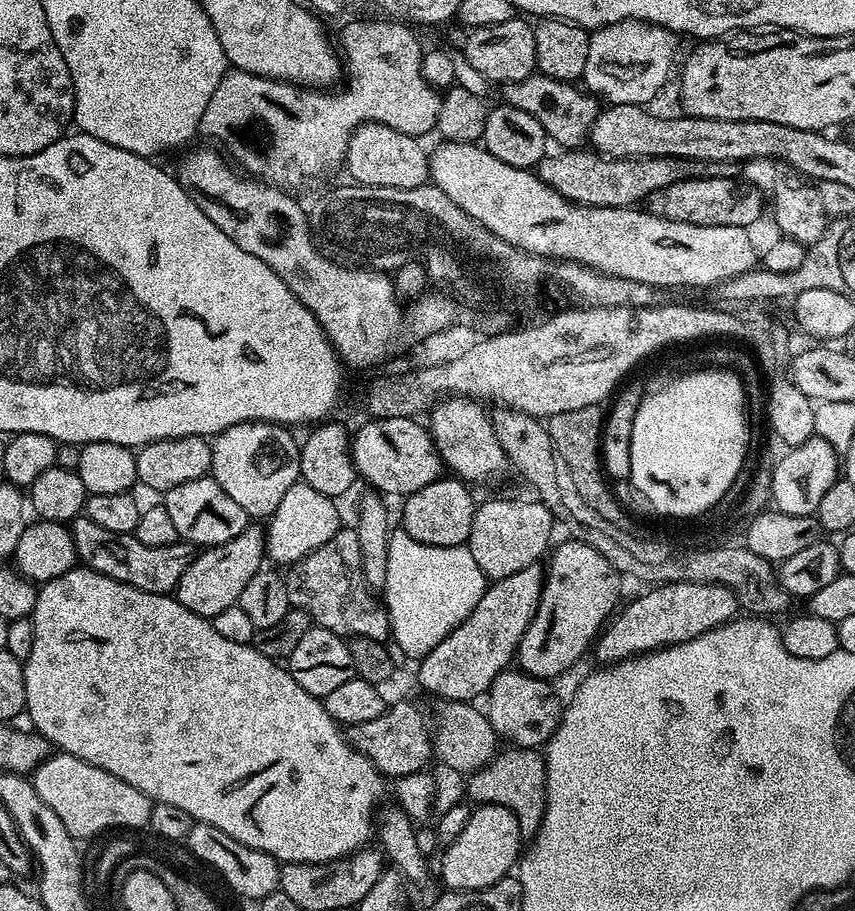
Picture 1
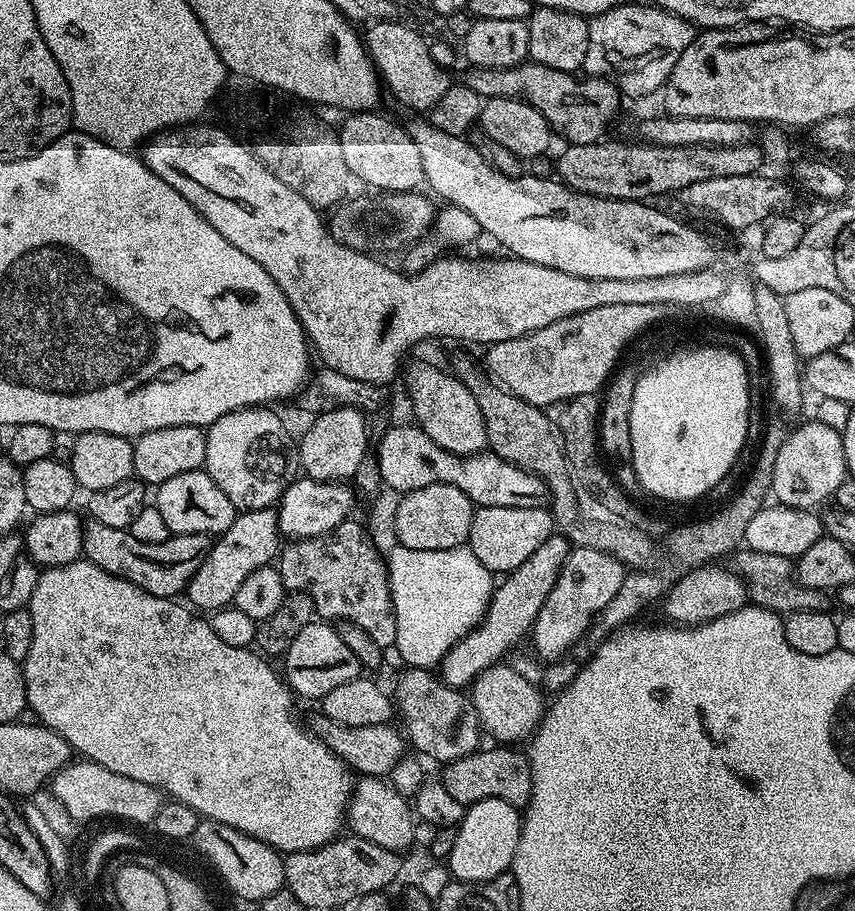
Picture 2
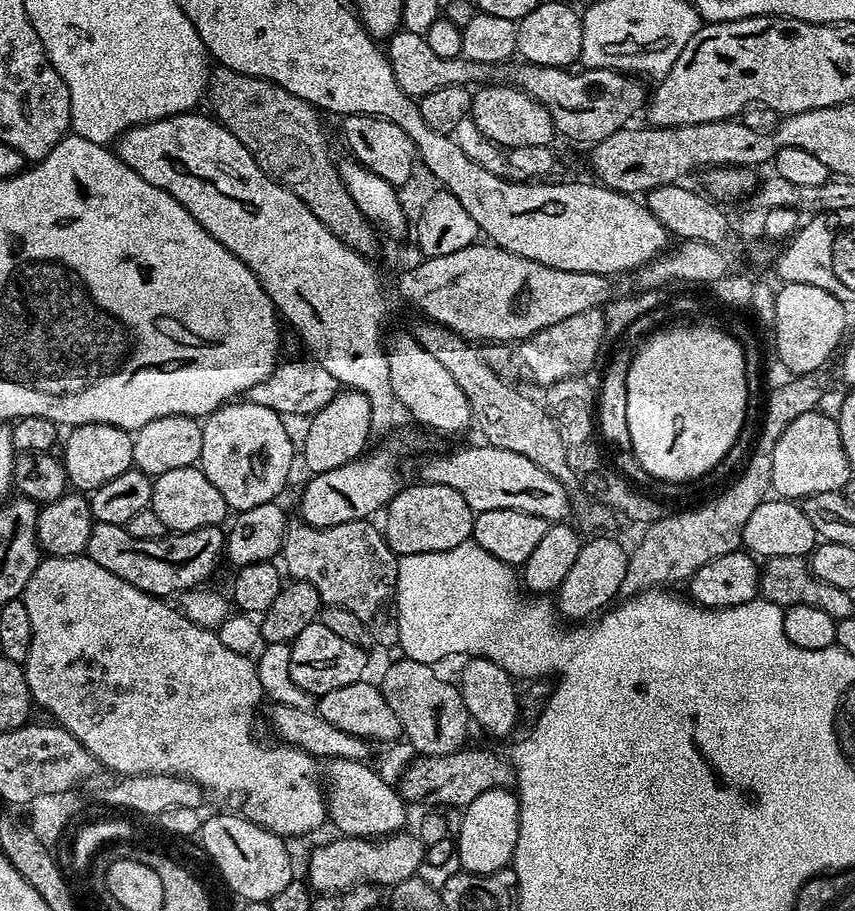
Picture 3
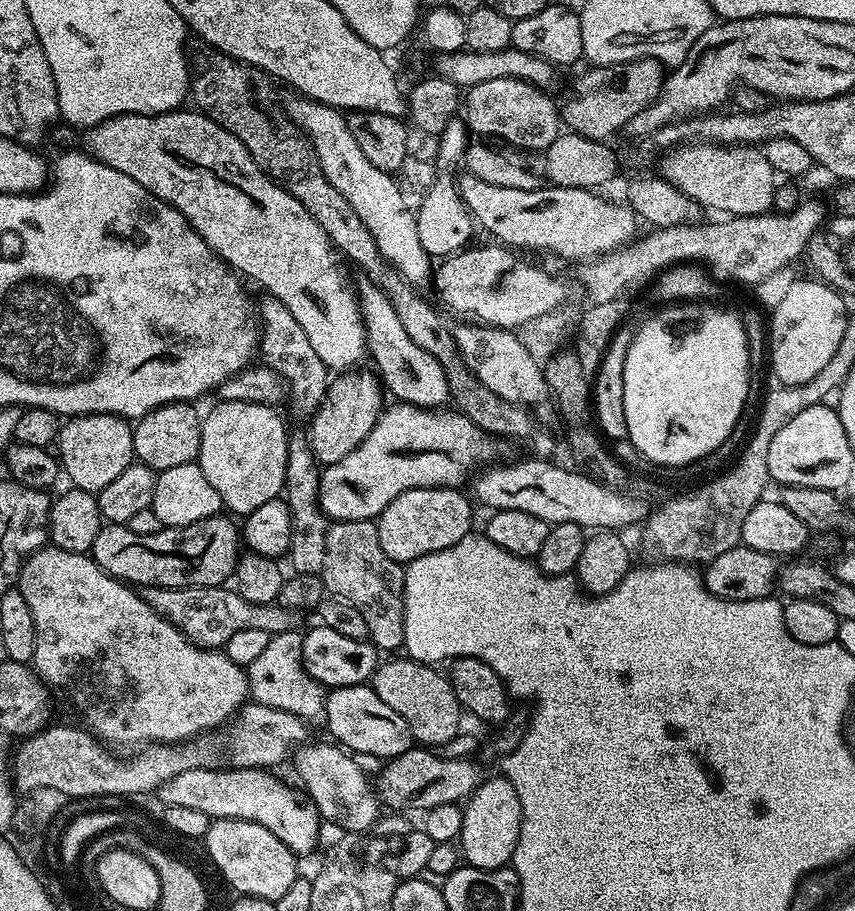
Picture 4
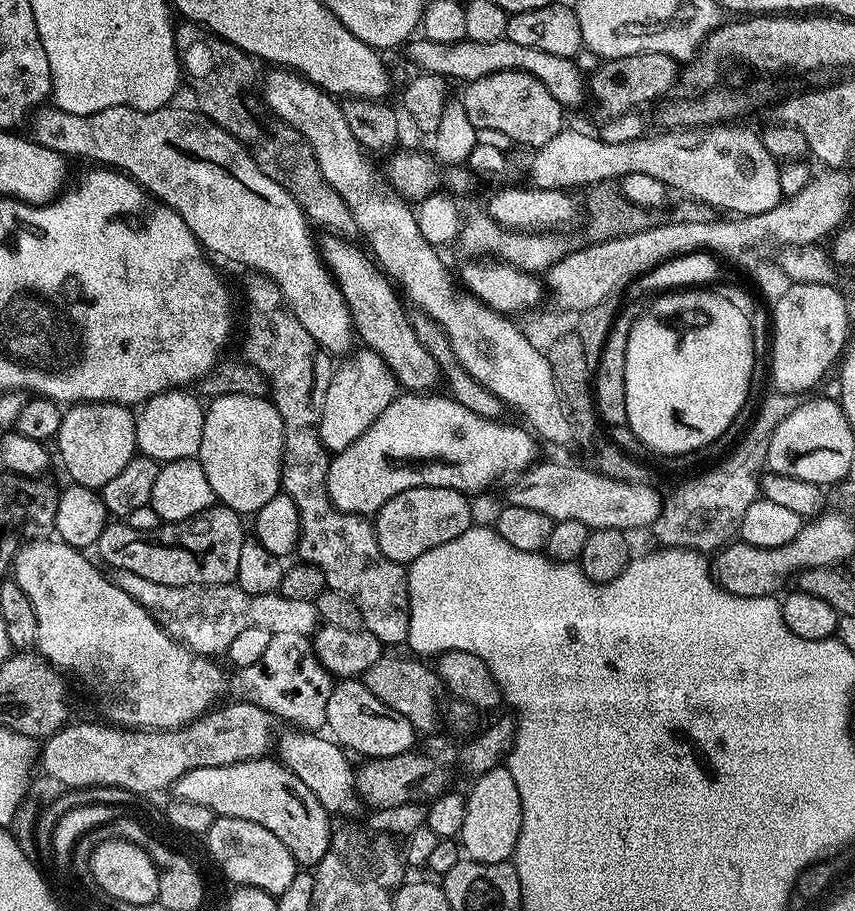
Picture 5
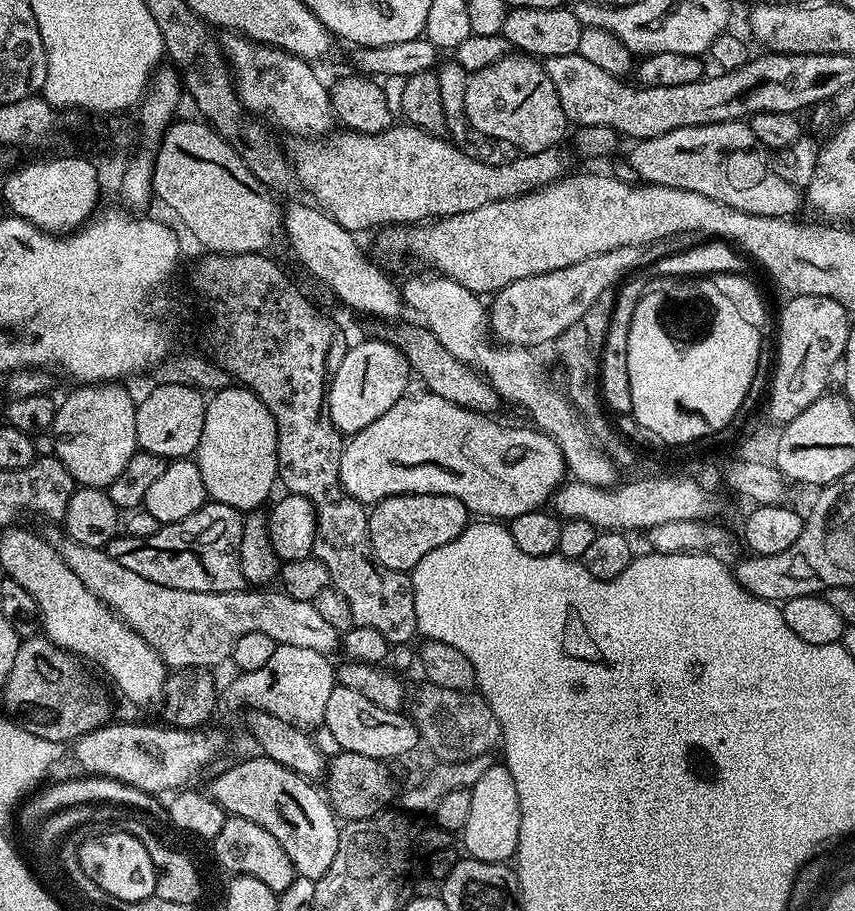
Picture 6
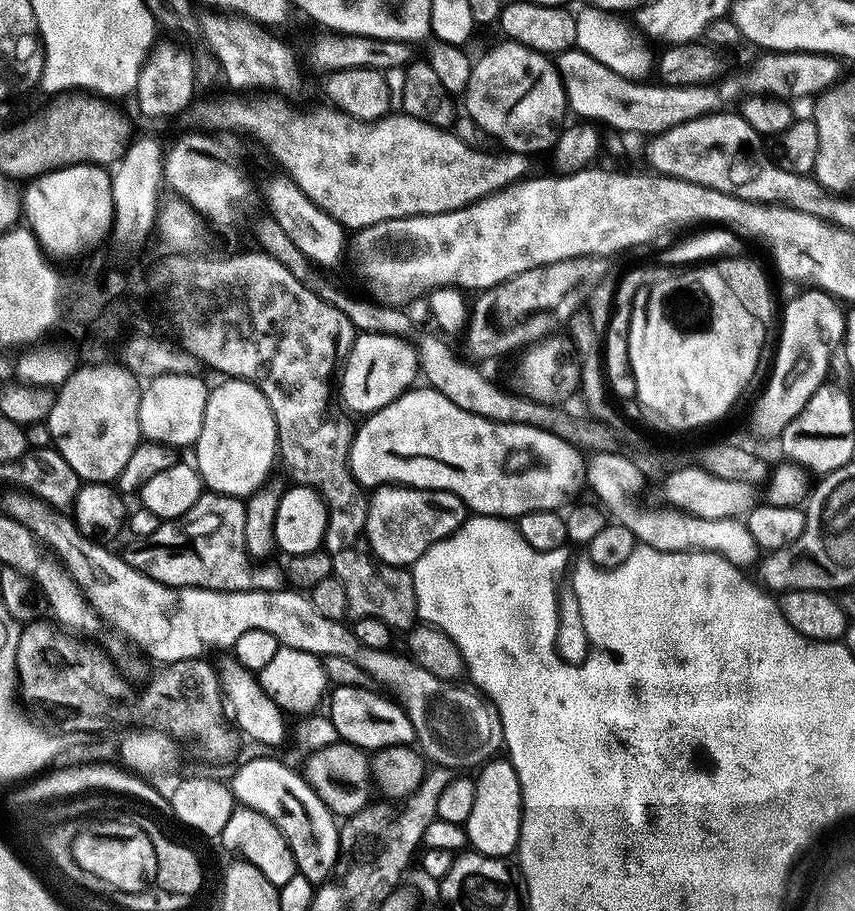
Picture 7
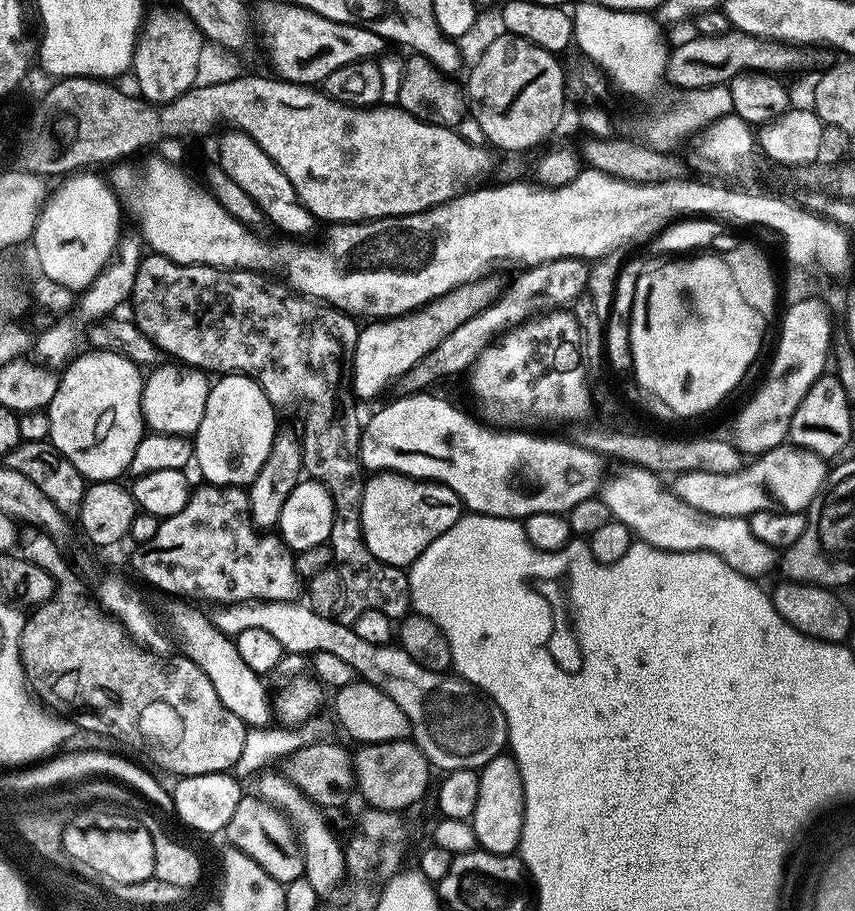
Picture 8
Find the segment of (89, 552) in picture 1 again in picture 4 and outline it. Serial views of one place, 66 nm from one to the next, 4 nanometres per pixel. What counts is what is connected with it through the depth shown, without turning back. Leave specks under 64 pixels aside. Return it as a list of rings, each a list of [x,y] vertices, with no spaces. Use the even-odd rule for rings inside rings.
[[[217,514],[210,518],[202,518],[202,522],[194,522],[185,528],[165,528],[161,526],[154,534],[134,534],[128,529],[127,524],[109,524],[105,523],[101,527],[98,538],[94,538],[94,546],[91,550],[91,557],[103,572],[109,572],[115,580],[123,580],[132,586],[139,586],[141,589],[146,588],[219,588],[227,585],[233,579],[236,571],[236,561],[242,552],[242,536],[236,528],[227,520],[229,517],[224,514]]]

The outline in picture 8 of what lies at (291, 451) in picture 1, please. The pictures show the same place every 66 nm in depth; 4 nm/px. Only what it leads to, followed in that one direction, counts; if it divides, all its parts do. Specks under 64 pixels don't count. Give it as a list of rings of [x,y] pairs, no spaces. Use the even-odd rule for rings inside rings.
[[[224,374],[220,380],[211,385],[208,389],[206,398],[206,414],[202,414],[202,422],[194,434],[194,464],[200,467],[200,472],[204,475],[203,479],[210,484],[221,486],[247,486],[262,470],[266,458],[270,454],[270,446],[274,442],[278,431],[276,424],[277,405],[266,398],[266,394],[248,376],[239,374]]]

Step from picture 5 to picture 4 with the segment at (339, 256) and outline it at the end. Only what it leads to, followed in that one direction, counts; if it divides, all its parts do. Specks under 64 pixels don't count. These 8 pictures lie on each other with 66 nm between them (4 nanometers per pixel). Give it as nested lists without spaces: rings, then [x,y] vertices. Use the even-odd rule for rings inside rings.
[[[360,279],[358,282],[355,281],[354,291],[360,302],[360,316],[364,320],[364,333],[368,339],[368,352],[370,353],[370,360],[372,356],[373,362],[376,363],[374,365],[375,371],[379,374],[387,391],[391,395],[393,392],[396,395],[395,399],[401,404],[413,404],[419,408],[435,409],[447,405],[450,400],[450,393],[446,382],[446,374],[442,374],[442,366],[438,366],[438,358],[432,357],[431,354],[426,354],[426,350],[422,350],[422,346],[417,346],[410,339],[410,334],[406,334],[406,329],[402,326],[402,321],[398,318],[397,311],[394,310],[390,298],[386,298],[383,290],[373,280]]]

